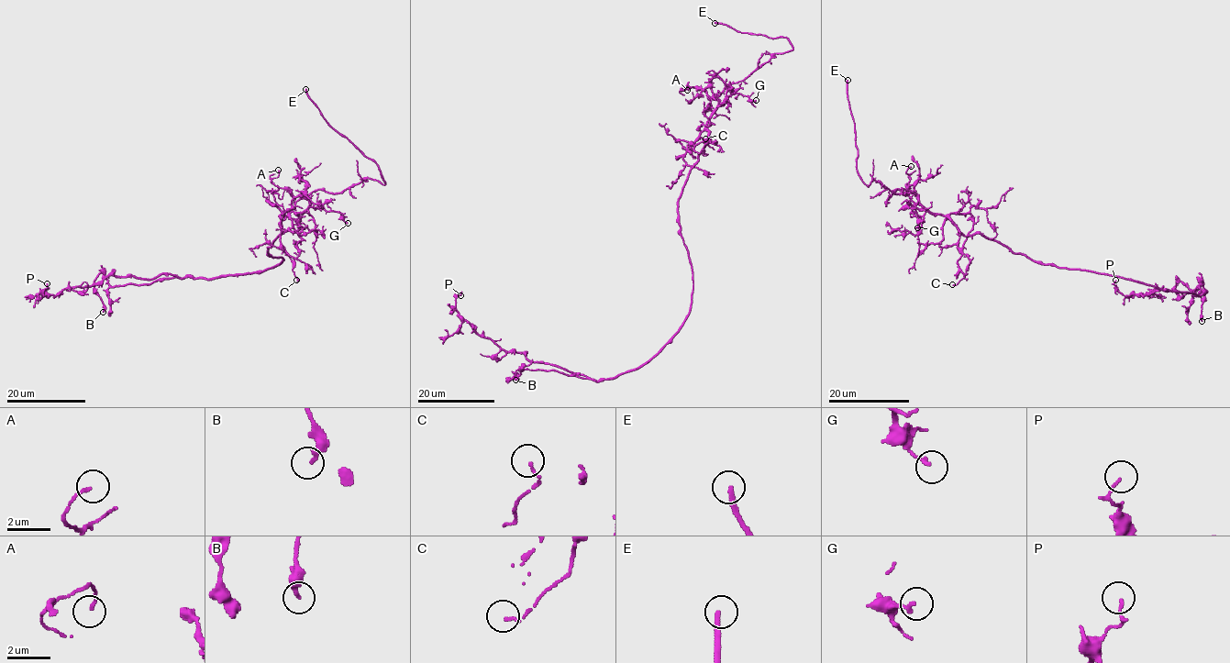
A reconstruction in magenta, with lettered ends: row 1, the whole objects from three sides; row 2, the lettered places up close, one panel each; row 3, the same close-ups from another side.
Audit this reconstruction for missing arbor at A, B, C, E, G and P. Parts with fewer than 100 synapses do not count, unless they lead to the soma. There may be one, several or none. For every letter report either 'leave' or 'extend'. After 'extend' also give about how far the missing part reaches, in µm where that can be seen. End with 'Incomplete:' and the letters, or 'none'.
A: leave
B: leave
C: leave
E: extend; about 25 µm are missing
G: leave
P: leave
Incomplete: E

